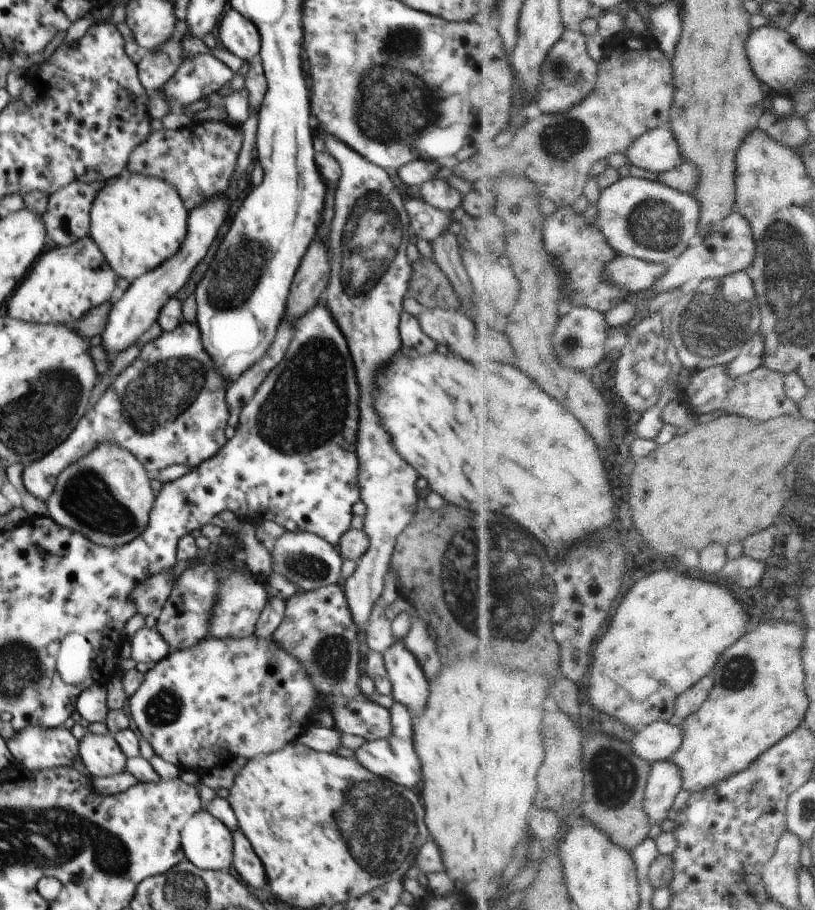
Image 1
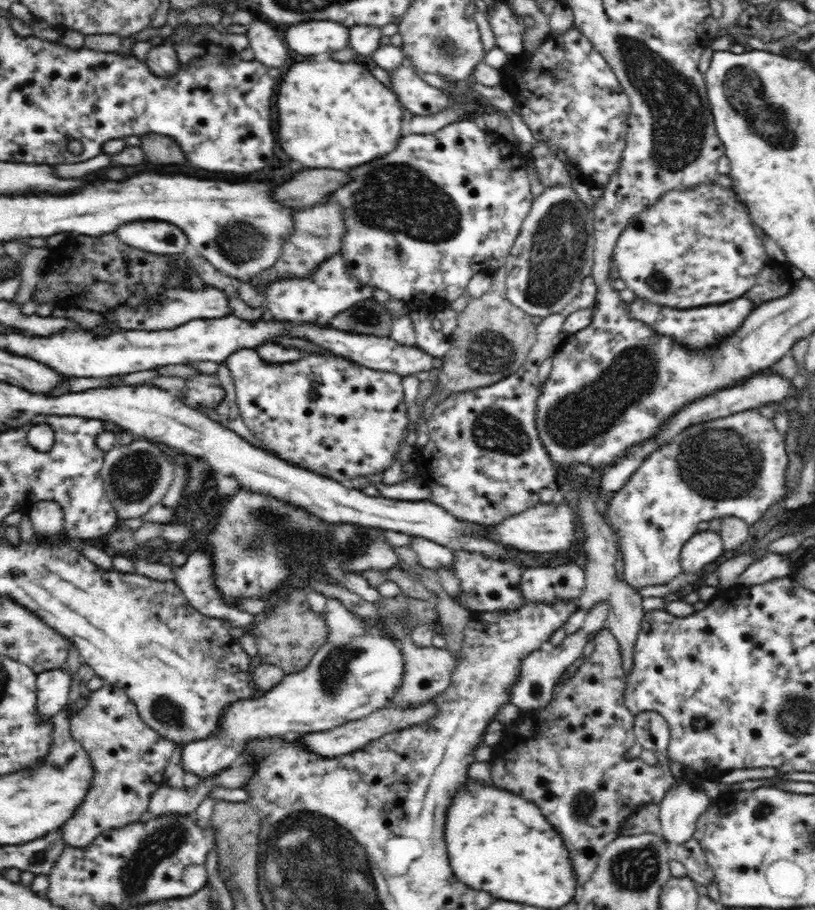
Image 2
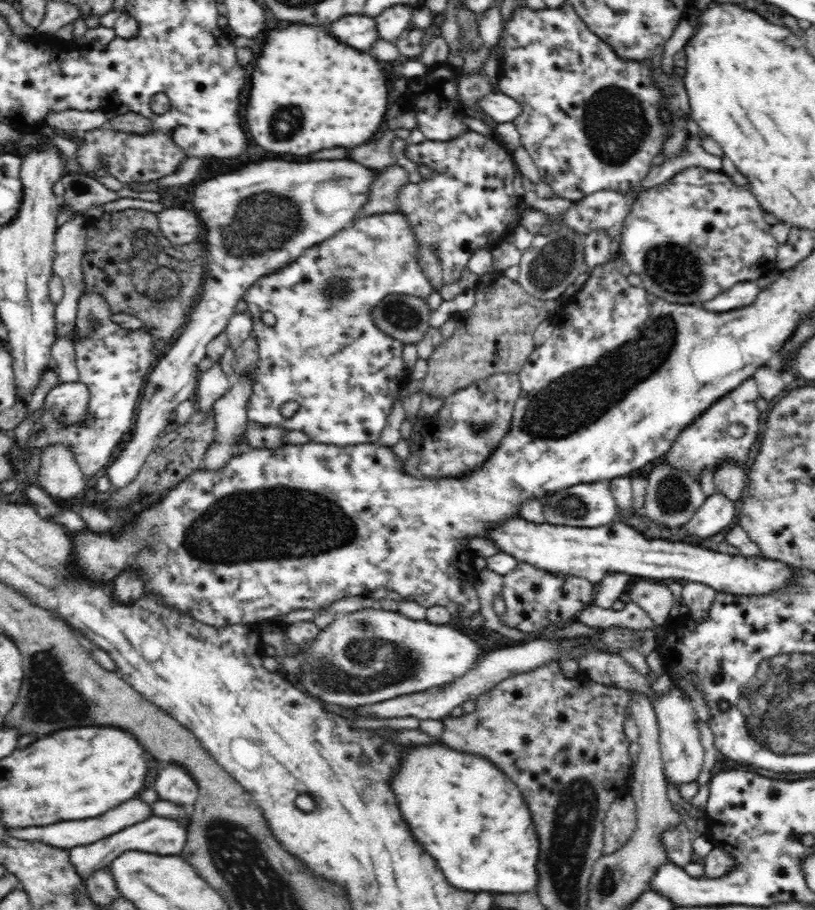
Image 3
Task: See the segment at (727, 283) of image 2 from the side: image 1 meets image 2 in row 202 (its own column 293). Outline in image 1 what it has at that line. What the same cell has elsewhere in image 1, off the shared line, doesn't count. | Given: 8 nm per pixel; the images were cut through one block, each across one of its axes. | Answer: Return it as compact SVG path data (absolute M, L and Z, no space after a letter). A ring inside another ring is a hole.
M255 633L244 638L223 638L206 637L190 648L171 651L170 654L157 662L145 674L142 684L138 690L128 698L126 710L130 716L132 727L140 738L146 739L154 749L156 755L161 756L169 763L175 764L178 769L186 771L197 771L206 773L208 771L219 771L224 769L222 762L231 759L233 756L242 756L249 761L254 757L260 757L279 751L290 743L296 743L298 736L302 734L304 726L312 717L313 710L316 709L316 700L320 696L316 690L312 679L302 666L302 663L293 654L290 654L282 645L273 641L270 637L258 637Z

